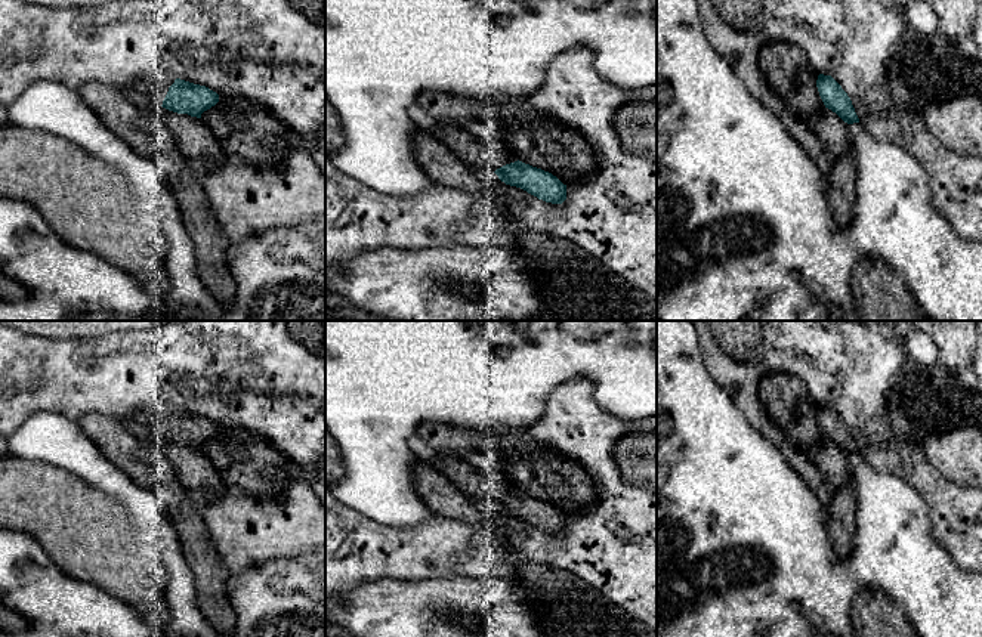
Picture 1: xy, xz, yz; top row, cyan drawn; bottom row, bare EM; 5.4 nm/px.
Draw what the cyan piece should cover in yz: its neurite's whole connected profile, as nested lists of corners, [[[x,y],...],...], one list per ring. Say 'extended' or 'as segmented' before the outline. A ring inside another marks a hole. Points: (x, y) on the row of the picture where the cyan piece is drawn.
as segmented | [[[819,74],[816,87],[825,108],[836,112],[847,124],[859,123],[850,98],[831,75]]]

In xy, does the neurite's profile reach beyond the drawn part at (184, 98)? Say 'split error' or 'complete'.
split error

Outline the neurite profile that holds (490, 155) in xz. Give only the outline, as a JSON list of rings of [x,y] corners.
[[[436,121],[429,133],[461,161],[476,168],[495,171],[506,164],[518,161],[507,145],[495,136],[491,140],[478,139],[463,127],[453,127]]]

